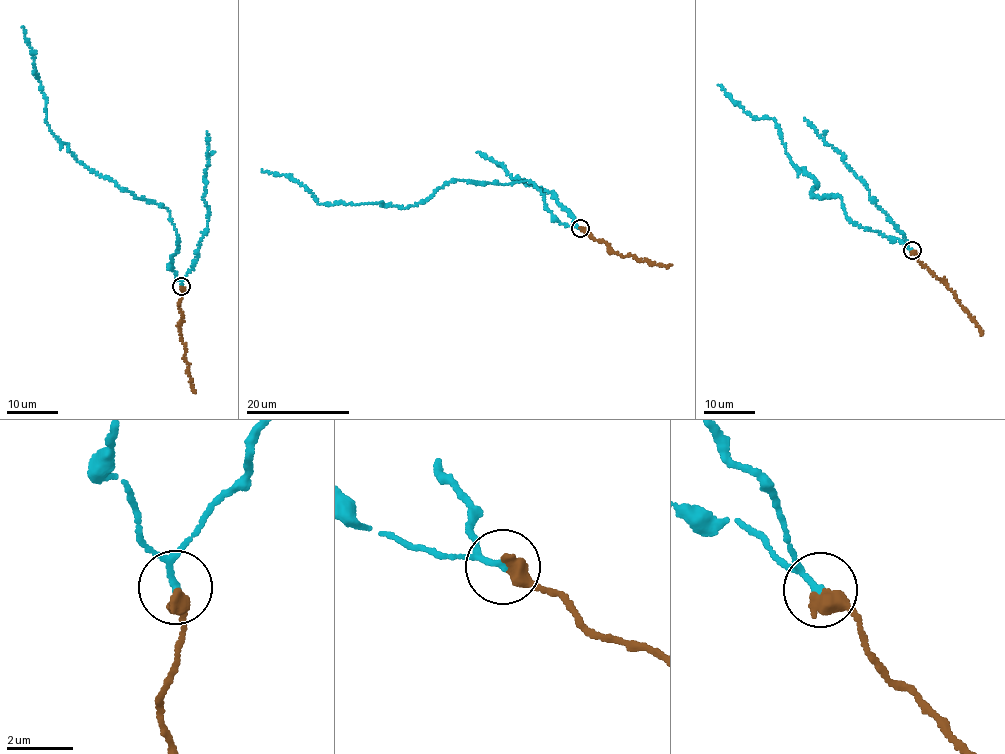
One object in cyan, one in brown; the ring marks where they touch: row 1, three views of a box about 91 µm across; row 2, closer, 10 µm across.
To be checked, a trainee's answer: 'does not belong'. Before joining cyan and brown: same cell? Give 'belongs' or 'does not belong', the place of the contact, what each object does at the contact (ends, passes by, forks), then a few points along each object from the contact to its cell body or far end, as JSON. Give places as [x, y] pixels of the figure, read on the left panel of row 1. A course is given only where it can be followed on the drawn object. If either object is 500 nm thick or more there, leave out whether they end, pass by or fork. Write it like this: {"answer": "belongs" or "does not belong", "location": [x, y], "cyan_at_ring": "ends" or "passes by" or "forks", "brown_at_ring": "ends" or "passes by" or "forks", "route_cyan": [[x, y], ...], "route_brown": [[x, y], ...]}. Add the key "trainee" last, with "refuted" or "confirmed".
{"answer": "belongs", "location": [181, 286], "route_cyan": [[181, 286], [172, 268], [178, 248], [167, 209], [134, 197], [77, 161], [51, 133], [22, 26]], "route_brown": [[181, 286], [180, 331], [191, 386], [195, 392]], "trainee": "refuted"}

